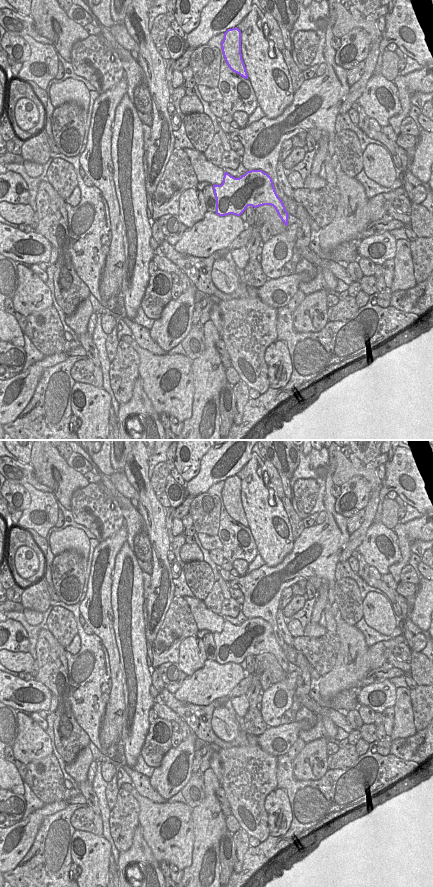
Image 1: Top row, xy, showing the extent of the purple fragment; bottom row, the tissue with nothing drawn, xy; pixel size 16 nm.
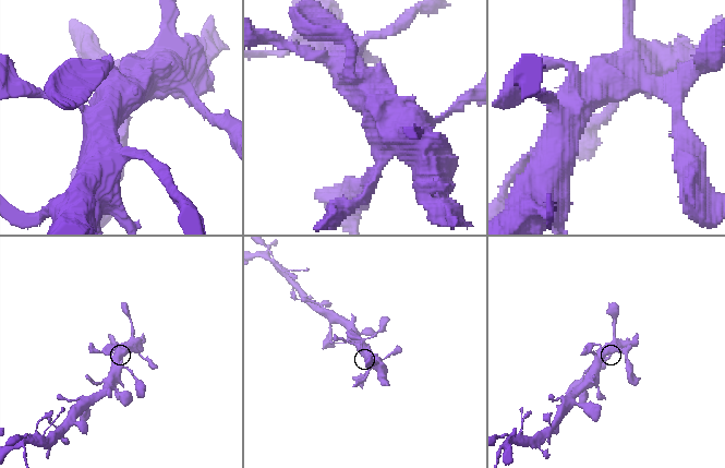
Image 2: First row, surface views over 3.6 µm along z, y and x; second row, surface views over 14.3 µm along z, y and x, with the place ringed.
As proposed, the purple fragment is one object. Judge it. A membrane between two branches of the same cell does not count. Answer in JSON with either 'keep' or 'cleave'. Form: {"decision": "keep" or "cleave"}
{"decision": "keep"}

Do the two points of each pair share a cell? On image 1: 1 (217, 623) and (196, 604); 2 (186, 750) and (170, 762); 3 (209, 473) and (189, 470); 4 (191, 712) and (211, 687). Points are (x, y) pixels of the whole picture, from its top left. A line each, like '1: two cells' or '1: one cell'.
1: one cell
2: one cell
3: two cells
4: two cells

